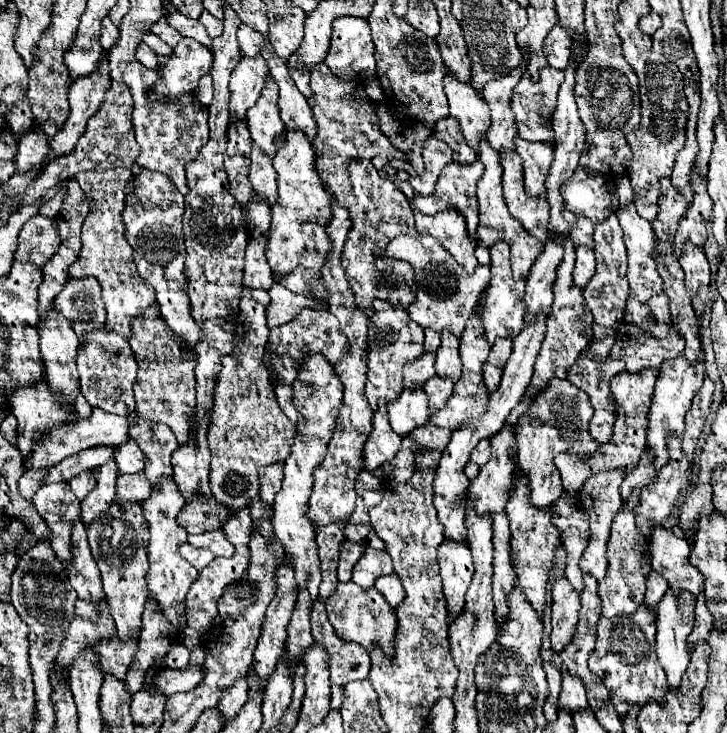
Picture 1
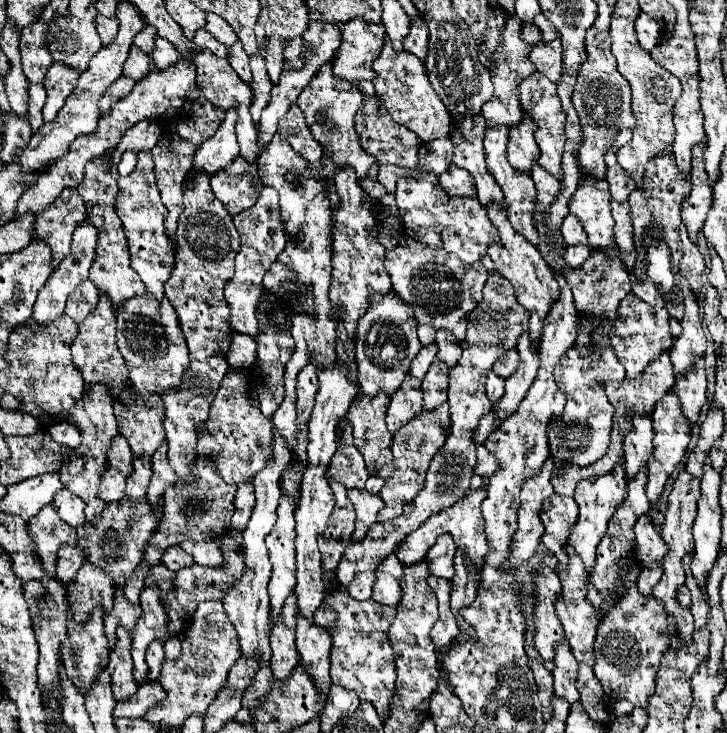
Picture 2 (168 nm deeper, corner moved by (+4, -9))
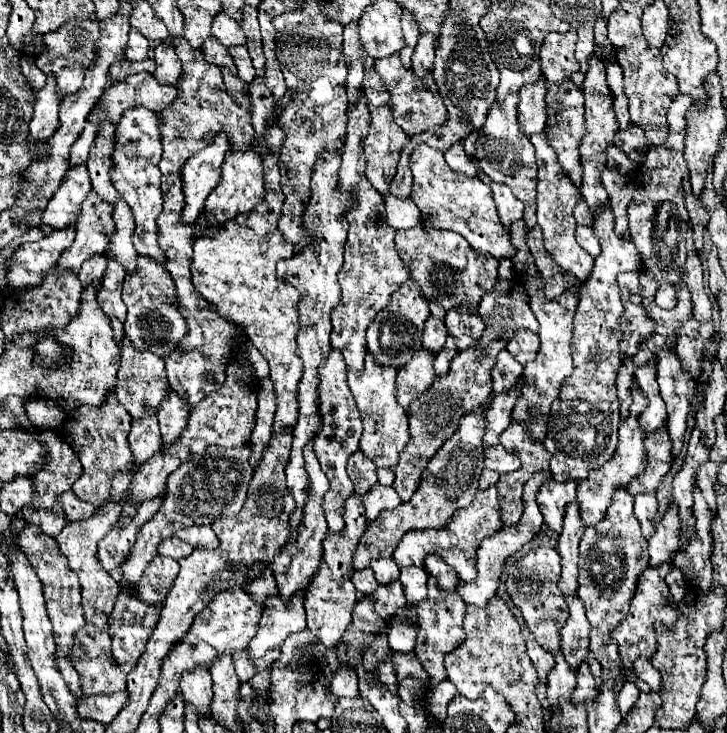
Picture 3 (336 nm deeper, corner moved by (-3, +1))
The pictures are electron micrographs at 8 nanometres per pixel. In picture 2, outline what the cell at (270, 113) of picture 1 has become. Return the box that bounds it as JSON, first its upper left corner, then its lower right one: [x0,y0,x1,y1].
[251,56,271,122]

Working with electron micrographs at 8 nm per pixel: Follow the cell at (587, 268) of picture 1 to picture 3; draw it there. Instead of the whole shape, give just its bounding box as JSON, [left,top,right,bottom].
[576,226,600,256]

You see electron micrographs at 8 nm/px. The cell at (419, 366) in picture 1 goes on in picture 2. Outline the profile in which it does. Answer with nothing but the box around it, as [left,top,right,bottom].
[411,344,437,380]

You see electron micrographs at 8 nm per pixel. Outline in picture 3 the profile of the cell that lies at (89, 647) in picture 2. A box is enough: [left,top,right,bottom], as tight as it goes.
[56,476,130,630]

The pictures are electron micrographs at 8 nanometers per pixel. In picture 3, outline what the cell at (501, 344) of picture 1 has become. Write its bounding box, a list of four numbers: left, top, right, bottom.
[506,330,538,364]

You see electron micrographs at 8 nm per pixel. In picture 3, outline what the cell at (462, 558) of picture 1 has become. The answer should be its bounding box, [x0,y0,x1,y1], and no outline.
[416,576,466,684]

